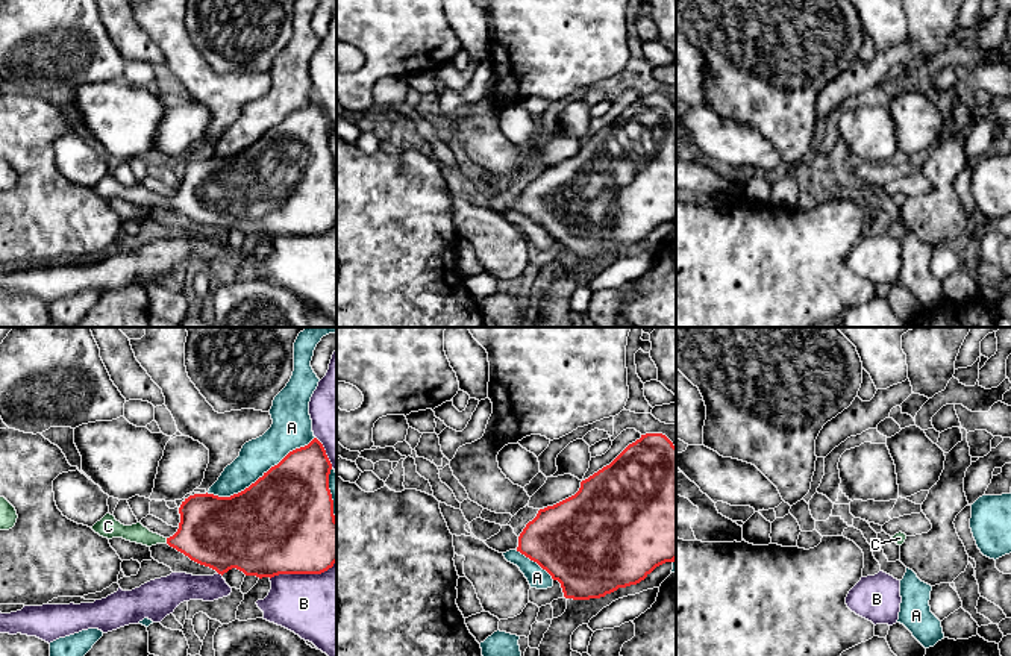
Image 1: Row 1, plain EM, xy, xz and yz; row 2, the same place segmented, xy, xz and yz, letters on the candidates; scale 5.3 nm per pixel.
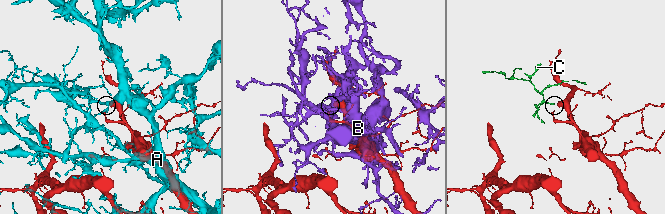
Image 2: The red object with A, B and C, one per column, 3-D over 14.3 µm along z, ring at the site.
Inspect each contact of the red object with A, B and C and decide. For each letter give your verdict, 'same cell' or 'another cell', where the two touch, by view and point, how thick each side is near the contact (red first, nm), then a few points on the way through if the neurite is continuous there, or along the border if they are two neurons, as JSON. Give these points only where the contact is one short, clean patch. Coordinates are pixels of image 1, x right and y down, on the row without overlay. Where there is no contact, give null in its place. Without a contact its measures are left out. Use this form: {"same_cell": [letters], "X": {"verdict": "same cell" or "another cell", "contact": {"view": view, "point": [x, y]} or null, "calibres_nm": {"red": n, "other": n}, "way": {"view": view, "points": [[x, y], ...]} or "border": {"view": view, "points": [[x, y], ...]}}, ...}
{"same_cell": ["C"], "A": {"verdict": "another cell", "contact": {"view": "xy", "point": [259, 138]}, "calibres_nm": {"red": 500, "other": 190}}, "B": {"verdict": "another cell", "contact": {"view": "xy", "point": [303, 234]}, "calibres_nm": {"red": 480, "other": 420}}, "C": {"verdict": "same cell", "contact": {"view": "xy", "point": [167, 202]}, "calibres_nm": {"red": 360, "other": 100}, "way": {"view": "xy", "points": [[212, 191], [184, 202], [167, 202], [146, 199], [138, 194]]}}}

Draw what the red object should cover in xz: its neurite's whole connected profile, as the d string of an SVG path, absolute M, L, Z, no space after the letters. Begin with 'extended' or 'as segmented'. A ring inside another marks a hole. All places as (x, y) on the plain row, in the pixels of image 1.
as segmented | M646 94L609 126L581 142L579 152L544 170L526 185L517 212L561 244L565 259L590 261L637 245L656 227L676 221L676 108L662 94Z

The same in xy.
extended | M314 98L290 112L277 126L244 152L230 158L194 155L179 168L177 192L164 198L141 183L124 186L106 174L91 189L103 198L123 198L147 208L168 205L191 221L224 235L232 229L246 236L321 235L336 223L336 180L329 150L332 124L323 105Z

